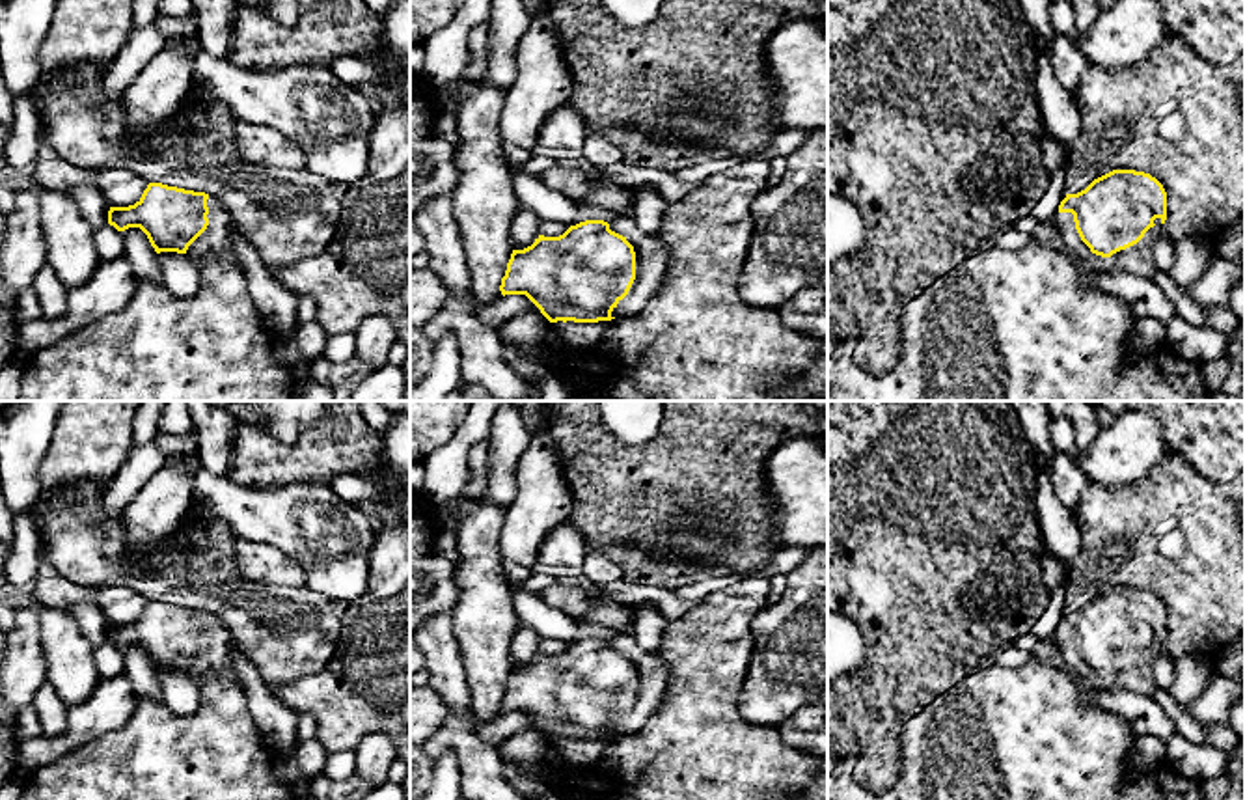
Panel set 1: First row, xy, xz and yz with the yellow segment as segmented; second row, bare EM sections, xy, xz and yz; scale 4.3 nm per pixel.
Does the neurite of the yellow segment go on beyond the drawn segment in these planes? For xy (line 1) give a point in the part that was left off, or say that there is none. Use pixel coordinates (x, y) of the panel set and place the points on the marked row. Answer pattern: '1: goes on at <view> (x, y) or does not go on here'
1: goes on at xy (217, 239)

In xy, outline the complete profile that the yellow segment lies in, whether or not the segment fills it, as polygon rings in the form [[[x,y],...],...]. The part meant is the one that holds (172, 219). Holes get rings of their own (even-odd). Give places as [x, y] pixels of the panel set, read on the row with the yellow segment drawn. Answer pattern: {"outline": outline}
{"outline": [[[149,183],[134,205],[110,207],[108,224],[117,231],[140,228],[157,254],[186,254],[196,263],[229,254],[235,229],[222,201],[162,183]]]}

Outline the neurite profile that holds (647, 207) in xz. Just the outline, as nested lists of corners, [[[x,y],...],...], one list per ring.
[[[652,186],[630,190],[628,211],[643,233],[658,235],[667,203]]]

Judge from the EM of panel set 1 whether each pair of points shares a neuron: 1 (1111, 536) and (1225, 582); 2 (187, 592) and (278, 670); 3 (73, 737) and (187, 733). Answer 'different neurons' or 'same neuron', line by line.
1: same neuron
2: same neuron
3: different neurons

